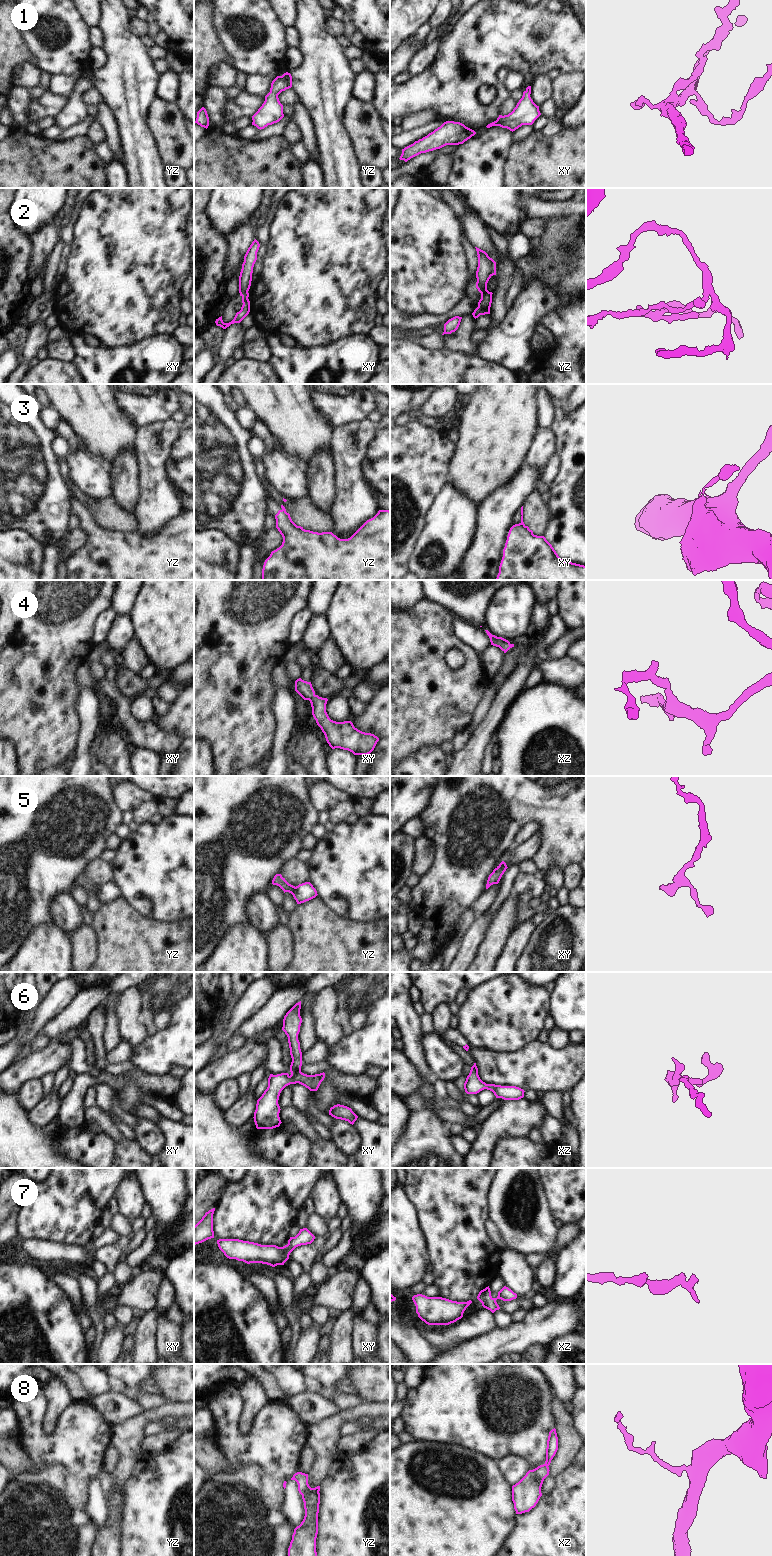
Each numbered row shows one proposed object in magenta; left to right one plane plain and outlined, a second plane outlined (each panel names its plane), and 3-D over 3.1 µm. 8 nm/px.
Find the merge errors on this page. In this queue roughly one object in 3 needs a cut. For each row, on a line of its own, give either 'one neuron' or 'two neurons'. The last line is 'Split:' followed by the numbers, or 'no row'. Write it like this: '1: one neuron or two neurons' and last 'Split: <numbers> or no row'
1: one neuron
2: two neurons
3: two neurons
4: one neuron
5: one neuron
6: one neuron
7: one neuron
8: one neuron
Split: 2, 3

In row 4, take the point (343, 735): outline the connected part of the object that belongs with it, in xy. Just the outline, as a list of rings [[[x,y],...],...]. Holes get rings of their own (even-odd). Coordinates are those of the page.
[[[301,678],[297,679],[295,691],[304,700],[310,701],[312,715],[332,749],[348,750],[354,755],[368,755],[374,750],[379,738],[374,734],[358,730],[351,721],[336,722],[331,720],[326,712],[328,699],[316,695],[311,682]]]

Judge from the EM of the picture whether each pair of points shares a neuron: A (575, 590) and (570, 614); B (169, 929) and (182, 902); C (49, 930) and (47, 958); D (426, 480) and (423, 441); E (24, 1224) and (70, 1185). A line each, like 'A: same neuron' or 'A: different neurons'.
A: same neuron
B: different neurons
C: same neuron
D: same neuron
E: same neuron

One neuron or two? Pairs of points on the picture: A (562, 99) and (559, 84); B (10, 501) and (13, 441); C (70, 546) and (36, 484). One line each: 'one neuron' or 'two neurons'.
A: one neuron
B: one neuron
C: two neurons

